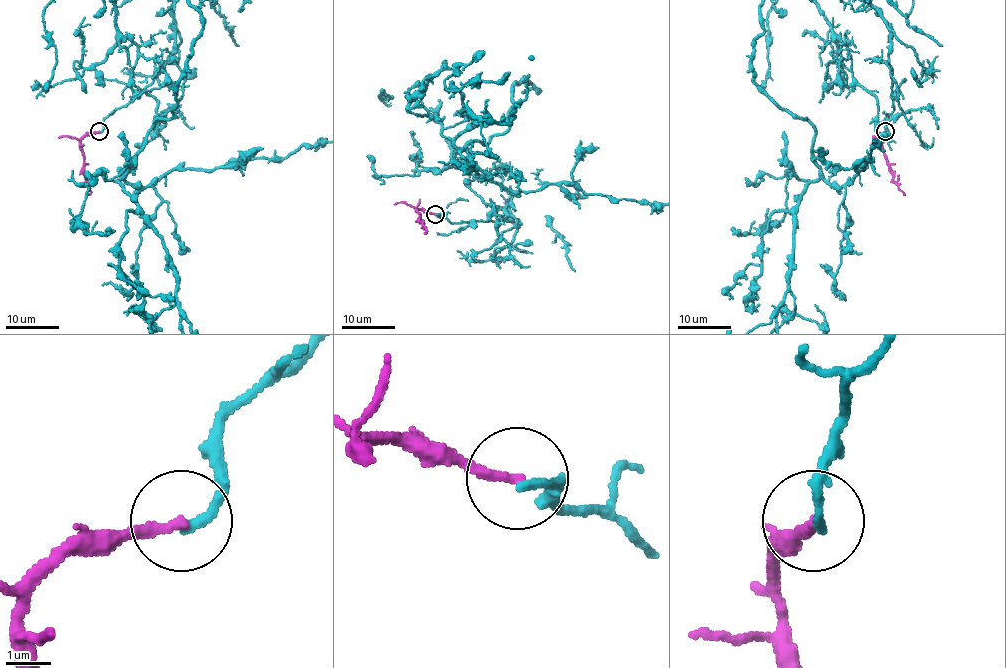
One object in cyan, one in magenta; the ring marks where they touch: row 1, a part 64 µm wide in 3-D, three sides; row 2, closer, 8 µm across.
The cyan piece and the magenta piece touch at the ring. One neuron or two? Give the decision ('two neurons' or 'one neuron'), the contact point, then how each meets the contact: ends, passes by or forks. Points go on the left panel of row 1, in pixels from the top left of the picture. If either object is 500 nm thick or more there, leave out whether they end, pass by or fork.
two neurons | (99, 131) | cyan ends | magenta ends

